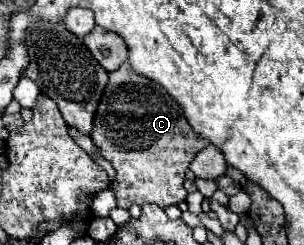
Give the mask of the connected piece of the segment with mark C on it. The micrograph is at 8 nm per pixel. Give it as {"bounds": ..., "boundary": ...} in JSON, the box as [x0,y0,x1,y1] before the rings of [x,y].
{"bounds":[91,62,209,208],"boundary":[[[129,62],[109,72],[109,82],[103,90],[101,104],[97,106],[91,140],[99,154],[115,168],[115,178],[109,190],[117,198],[117,206],[129,208],[131,204],[157,204],[161,208],[185,200],[183,188],[185,172],[195,154],[209,146],[209,140],[193,132],[183,116],[181,106],[167,94],[167,90],[137,74]]]}

